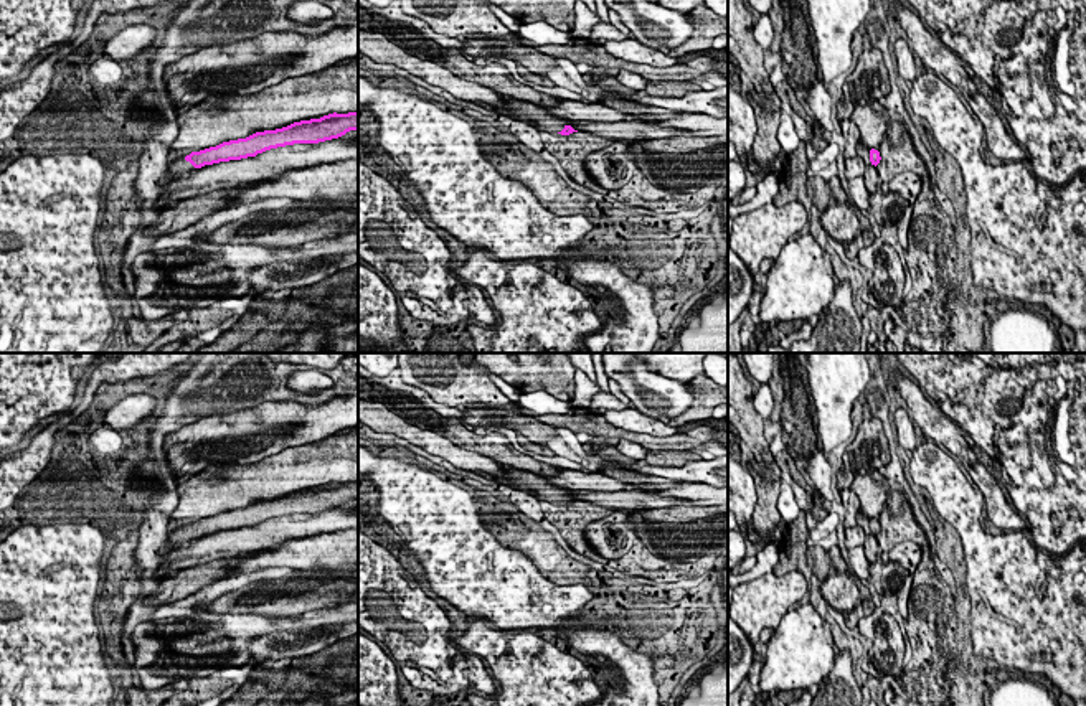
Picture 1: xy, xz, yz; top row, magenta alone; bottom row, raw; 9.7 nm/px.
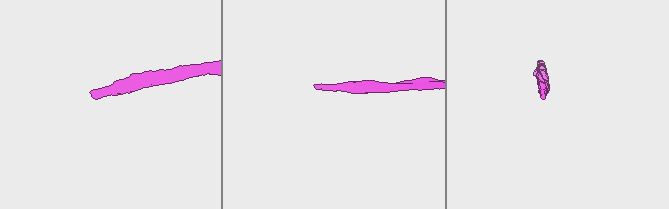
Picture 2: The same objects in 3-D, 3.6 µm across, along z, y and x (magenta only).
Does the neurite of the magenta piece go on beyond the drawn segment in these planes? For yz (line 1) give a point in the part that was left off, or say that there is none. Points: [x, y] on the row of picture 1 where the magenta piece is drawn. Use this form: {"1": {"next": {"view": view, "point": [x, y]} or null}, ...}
{"1": {"next": null}}

